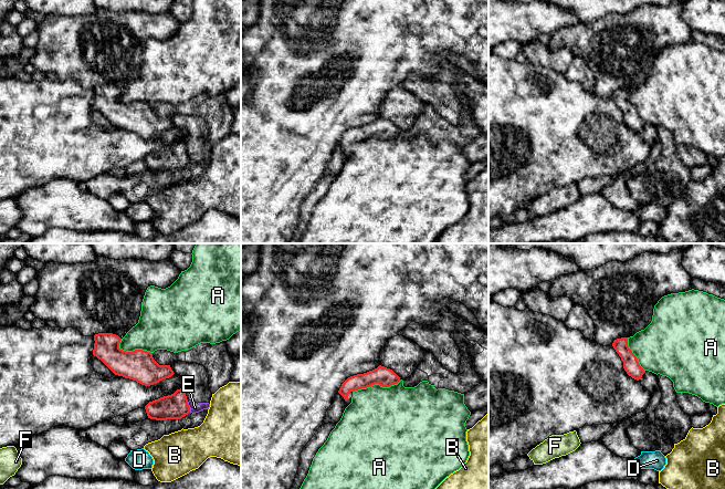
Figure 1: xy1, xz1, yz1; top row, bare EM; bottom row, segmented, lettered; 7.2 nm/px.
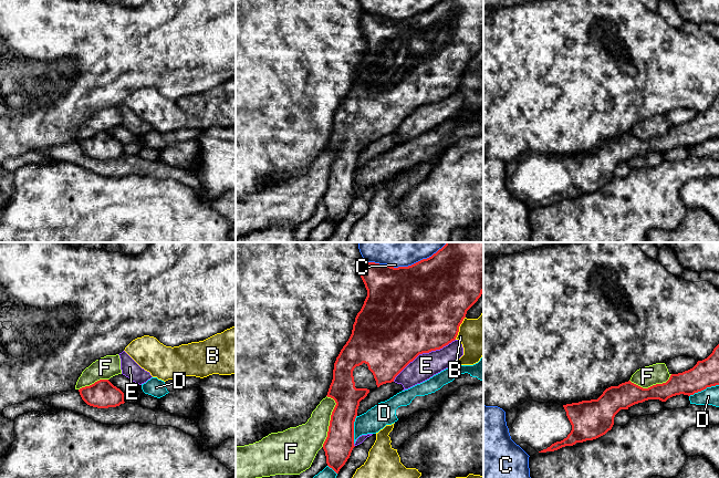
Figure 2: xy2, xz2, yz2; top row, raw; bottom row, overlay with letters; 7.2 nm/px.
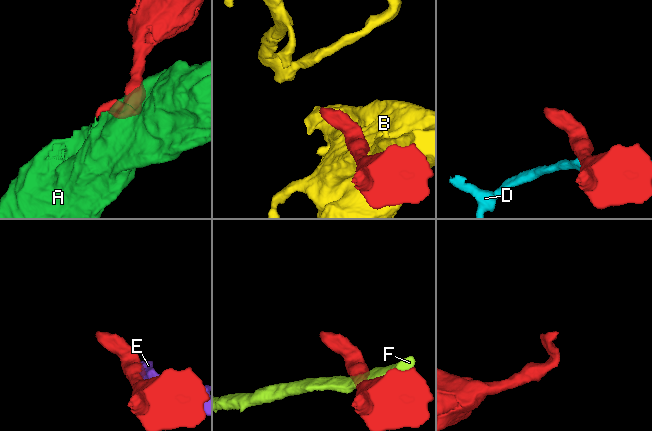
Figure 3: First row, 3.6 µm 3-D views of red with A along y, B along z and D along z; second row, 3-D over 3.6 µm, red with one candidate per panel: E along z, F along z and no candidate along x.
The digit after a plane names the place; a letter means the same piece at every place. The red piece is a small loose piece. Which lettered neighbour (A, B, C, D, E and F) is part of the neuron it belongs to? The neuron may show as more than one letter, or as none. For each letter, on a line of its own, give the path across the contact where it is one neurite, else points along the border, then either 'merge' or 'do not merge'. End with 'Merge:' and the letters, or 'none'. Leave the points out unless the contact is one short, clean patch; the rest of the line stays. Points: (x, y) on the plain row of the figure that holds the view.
A: border along xz1 (401, 132), (389, 138), (372, 136), (353, 144); do not merge
B: do not merge
C: do not merge
D: do not merge
E: do not merge
F: do not merge
Merge: none

